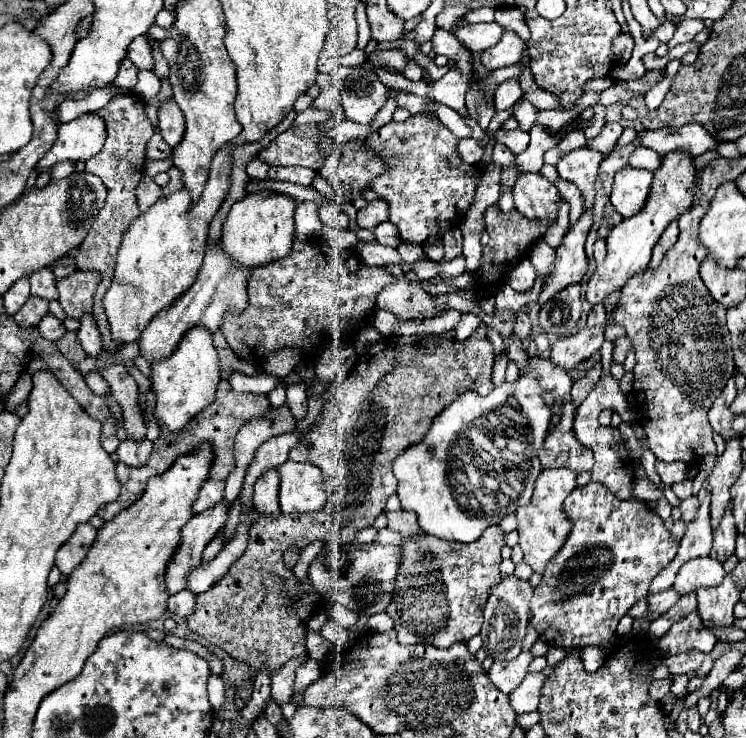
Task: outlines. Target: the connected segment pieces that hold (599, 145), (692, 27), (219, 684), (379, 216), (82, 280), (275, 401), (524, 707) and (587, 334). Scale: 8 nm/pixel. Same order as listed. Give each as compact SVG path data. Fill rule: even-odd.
M608 122L608 124L604 124L600 136L598 136L596 140L588 142L588 148L600 150L602 154L612 152L612 148L616 146L616 142L618 142L620 136L622 136L622 124L618 124L618 122Z
M682 20L678 26L676 26L676 32L674 32L674 38L668 42L668 48L674 48L682 42L690 42L700 30L704 28L704 22L702 20Z
M210 676L208 680L208 694L210 694L210 704L212 710L218 712L224 704L224 682L220 676Z
M382 200L380 202L370 202L366 208L358 210L358 216L356 216L358 226L366 228L366 230L372 230L386 220L388 220L388 206Z
M76 270L72 276L66 276L56 282L58 288L58 302L62 304L64 312L70 318L82 318L84 314L90 314L92 310L92 298L96 292L96 286L100 282L100 274L88 270Z
M278 386L278 388L274 388L274 390L270 392L268 400L270 400L272 408L282 408L282 406L286 404L286 388L284 388L284 386Z
M530 672L524 682L510 694L510 704L514 708L516 714L524 714L524 712L534 712L538 708L540 702L540 690L546 682L546 674L544 672Z
M584 328L578 334L558 338L552 346L550 360L560 366L562 370L570 372L576 364L588 360L596 350L600 350L600 344L604 342L604 328Z

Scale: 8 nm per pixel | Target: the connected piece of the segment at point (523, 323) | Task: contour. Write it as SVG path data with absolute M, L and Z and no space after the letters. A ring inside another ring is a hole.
M524 306L524 312L520 312L516 326L514 326L514 332L512 332L512 336L518 338L518 340L524 340L530 334L530 320L526 316L526 310L528 310L528 306Z

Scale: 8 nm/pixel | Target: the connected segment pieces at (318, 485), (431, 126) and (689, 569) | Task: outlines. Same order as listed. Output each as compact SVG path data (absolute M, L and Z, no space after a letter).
M288 460L278 468L278 474L280 508L284 514L306 514L324 506L324 478L314 464L296 464Z
M422 112L410 116L402 124L384 124L366 138L366 144L390 166L388 174L372 182L372 190L388 202L390 222L398 228L404 242L424 244L428 238L440 238L466 216L484 166L464 162L456 150L458 142L460 138L456 138L436 116Z
M696 558L686 562L674 582L674 590L680 596L692 594L698 588L712 588L718 586L724 578L724 568L720 562L716 562L714 558Z

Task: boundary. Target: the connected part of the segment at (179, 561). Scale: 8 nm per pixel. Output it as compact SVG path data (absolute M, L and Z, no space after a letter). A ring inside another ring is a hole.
M222 500L220 506L212 506L212 510L194 514L190 522L182 528L182 542L166 570L166 586L170 594L178 594L180 590L186 590L188 574L200 564L200 556L206 544L228 522L230 506L232 502Z

